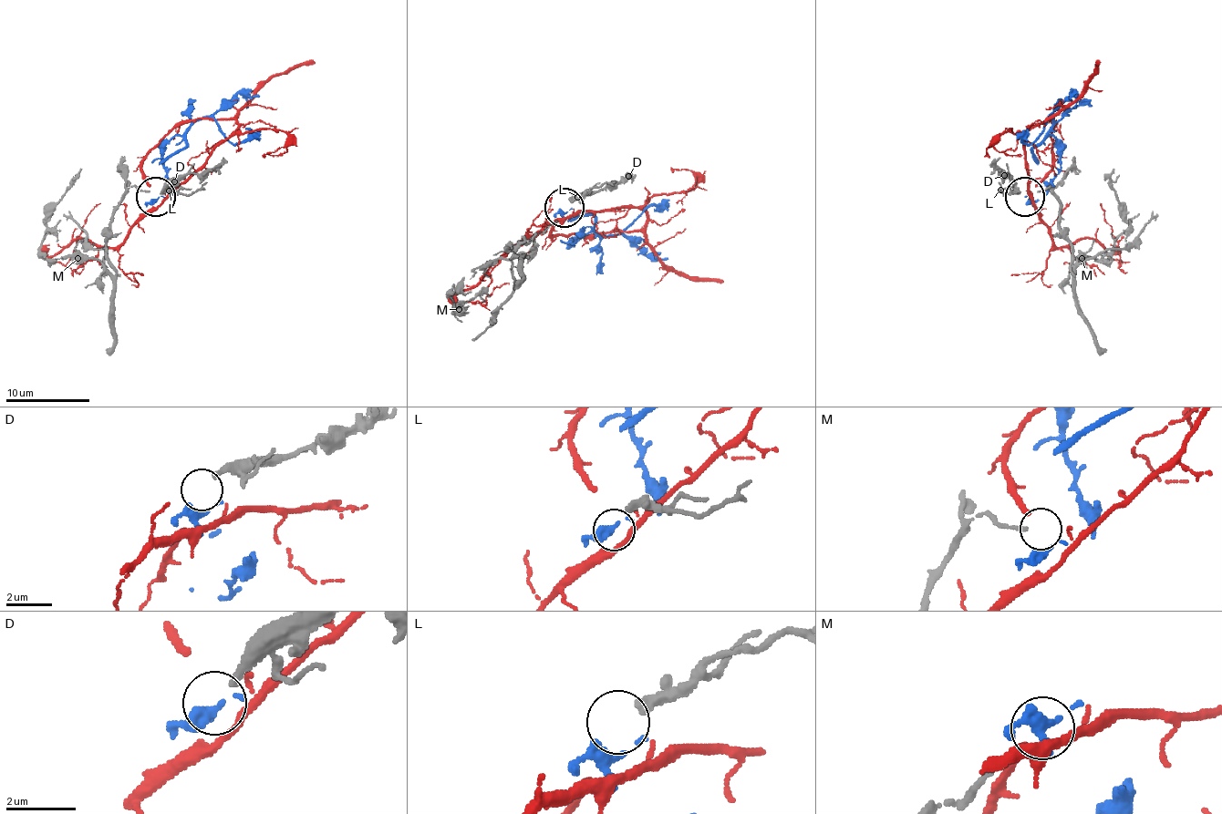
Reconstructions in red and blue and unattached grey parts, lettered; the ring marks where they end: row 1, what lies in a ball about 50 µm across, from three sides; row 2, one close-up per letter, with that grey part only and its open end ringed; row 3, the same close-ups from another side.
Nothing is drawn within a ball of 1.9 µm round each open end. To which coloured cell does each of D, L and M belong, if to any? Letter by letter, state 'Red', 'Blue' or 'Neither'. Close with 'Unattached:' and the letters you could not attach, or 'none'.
D: Neither
L: Neither
M: Blue
Unattached: D, L

